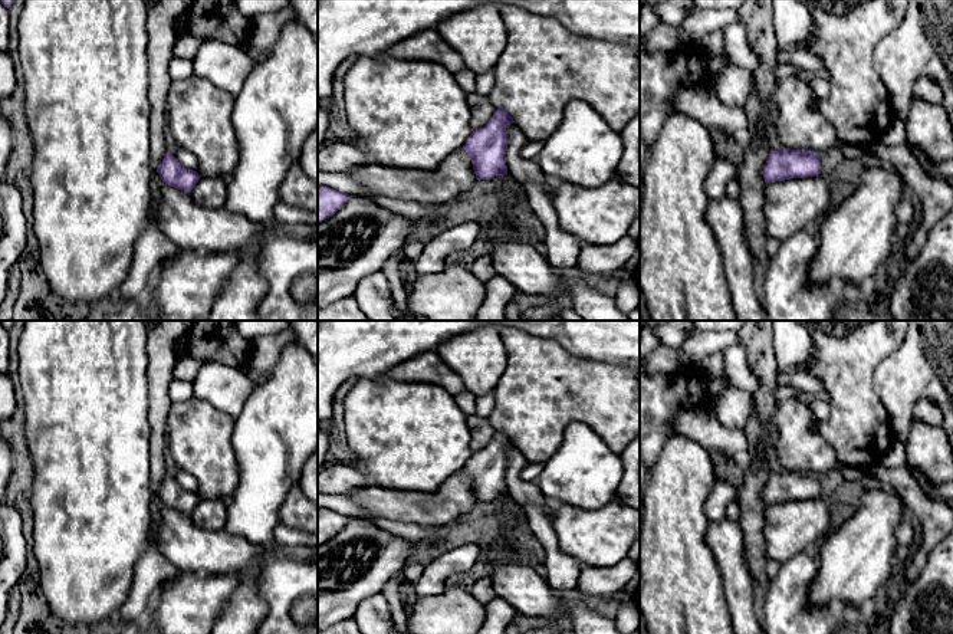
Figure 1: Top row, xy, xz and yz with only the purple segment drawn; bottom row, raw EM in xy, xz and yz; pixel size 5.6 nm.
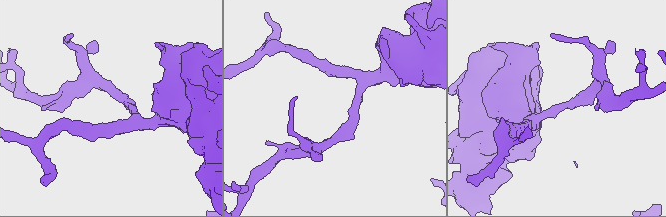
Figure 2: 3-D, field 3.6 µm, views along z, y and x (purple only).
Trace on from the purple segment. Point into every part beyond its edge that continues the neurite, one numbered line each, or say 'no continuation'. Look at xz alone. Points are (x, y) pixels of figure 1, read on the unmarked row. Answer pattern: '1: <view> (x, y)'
no continuation

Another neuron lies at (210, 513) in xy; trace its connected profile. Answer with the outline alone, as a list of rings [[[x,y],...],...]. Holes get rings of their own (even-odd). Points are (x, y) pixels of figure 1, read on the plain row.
[[[200,499],[191,519],[203,529],[221,530],[227,522],[227,506],[221,499]]]

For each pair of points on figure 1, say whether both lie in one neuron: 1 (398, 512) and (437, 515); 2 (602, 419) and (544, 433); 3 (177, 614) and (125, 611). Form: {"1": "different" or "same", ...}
{"1": "same", "2": "same", "3": "different"}

